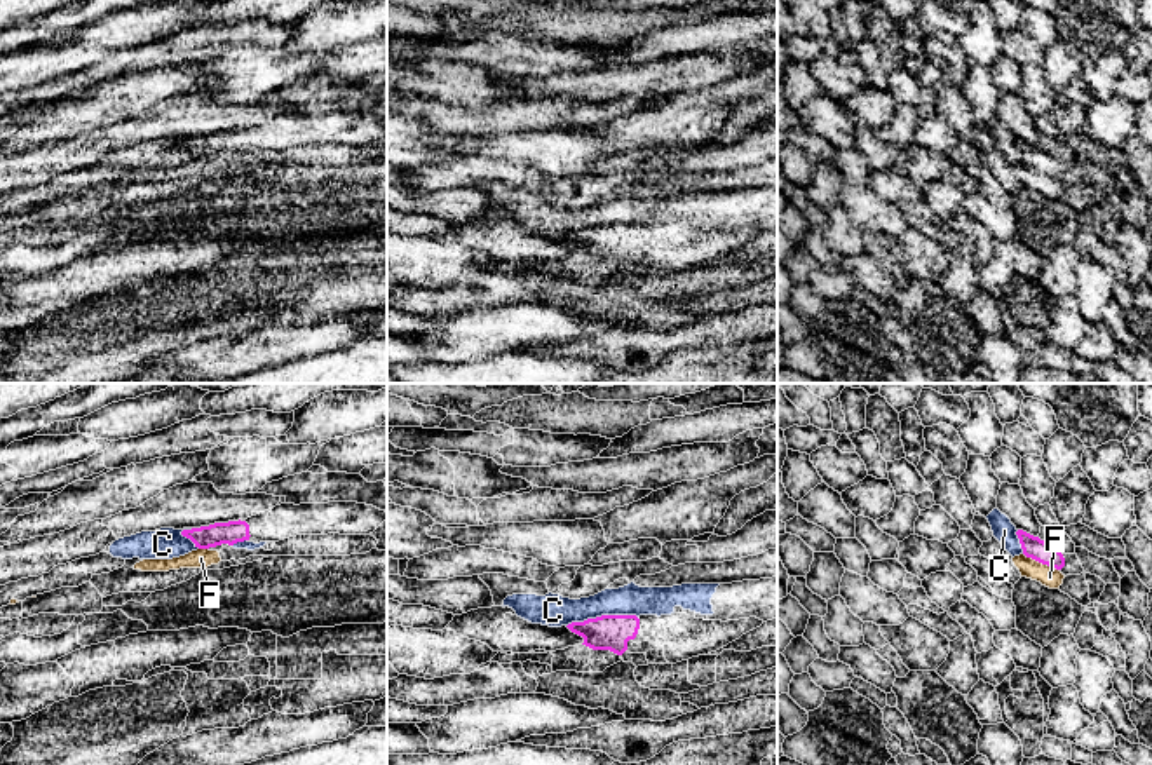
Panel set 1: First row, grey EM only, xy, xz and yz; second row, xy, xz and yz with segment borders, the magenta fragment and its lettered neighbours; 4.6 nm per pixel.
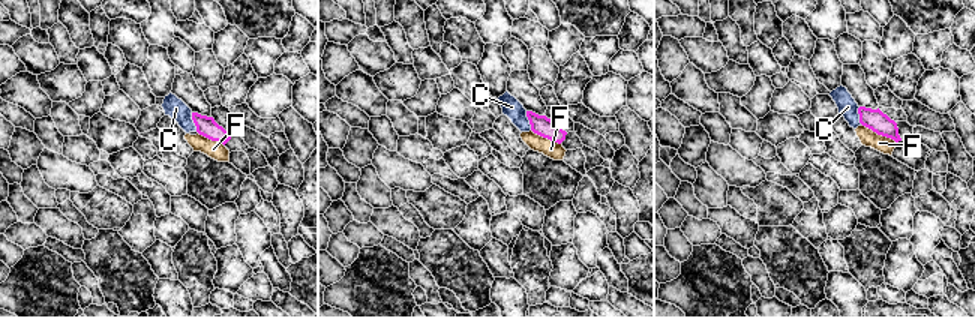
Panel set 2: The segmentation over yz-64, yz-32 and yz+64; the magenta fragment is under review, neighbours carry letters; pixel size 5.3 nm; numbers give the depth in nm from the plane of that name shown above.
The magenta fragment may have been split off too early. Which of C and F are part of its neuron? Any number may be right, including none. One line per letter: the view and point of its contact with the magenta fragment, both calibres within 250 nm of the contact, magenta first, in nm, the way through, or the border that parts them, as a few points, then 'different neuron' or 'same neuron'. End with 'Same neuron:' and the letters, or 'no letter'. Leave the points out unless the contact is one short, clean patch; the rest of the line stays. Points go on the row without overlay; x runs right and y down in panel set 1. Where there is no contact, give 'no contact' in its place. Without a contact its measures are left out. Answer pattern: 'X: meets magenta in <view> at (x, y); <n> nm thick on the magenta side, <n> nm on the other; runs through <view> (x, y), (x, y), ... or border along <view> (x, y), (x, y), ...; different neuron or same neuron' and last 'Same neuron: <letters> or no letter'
C: meets magenta in xz at (602, 225); 160 nm thick on the magenta side, 150 nm on the other; different neuron
F: meets magenta in yz at (1041, 171); 100 nm thick on the magenta side, 90 nm on the other; different neuron
Same neuron: no letter

